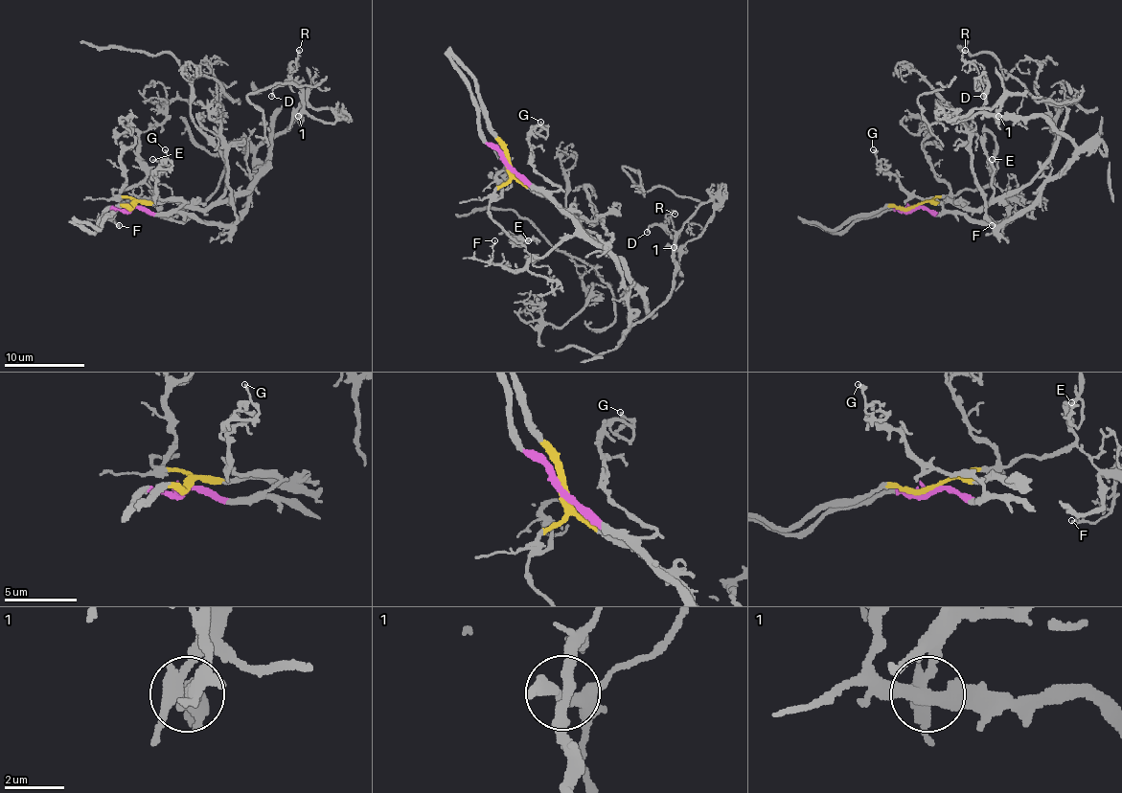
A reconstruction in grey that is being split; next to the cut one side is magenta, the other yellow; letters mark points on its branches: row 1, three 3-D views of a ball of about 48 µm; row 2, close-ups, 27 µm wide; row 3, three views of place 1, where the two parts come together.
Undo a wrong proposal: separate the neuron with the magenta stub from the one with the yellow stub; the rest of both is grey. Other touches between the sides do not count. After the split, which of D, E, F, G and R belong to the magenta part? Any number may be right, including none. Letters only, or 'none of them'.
D, F, G, R

